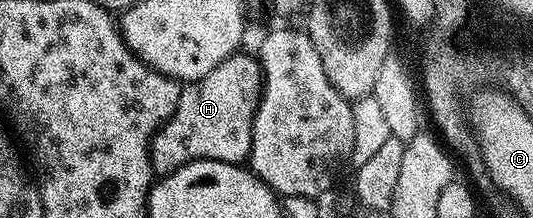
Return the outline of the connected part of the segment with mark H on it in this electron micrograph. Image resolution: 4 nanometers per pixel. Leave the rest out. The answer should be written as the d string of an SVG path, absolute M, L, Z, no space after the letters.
M255 55L228 56L206 78L181 87L174 114L152 138L152 170L167 174L192 160L243 165L252 149L252 123L260 104L262 73Z

